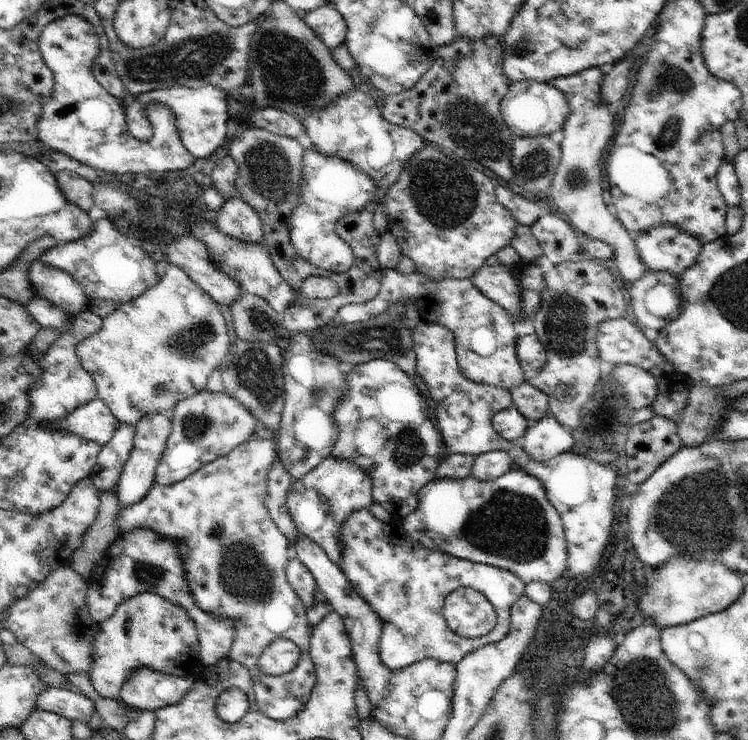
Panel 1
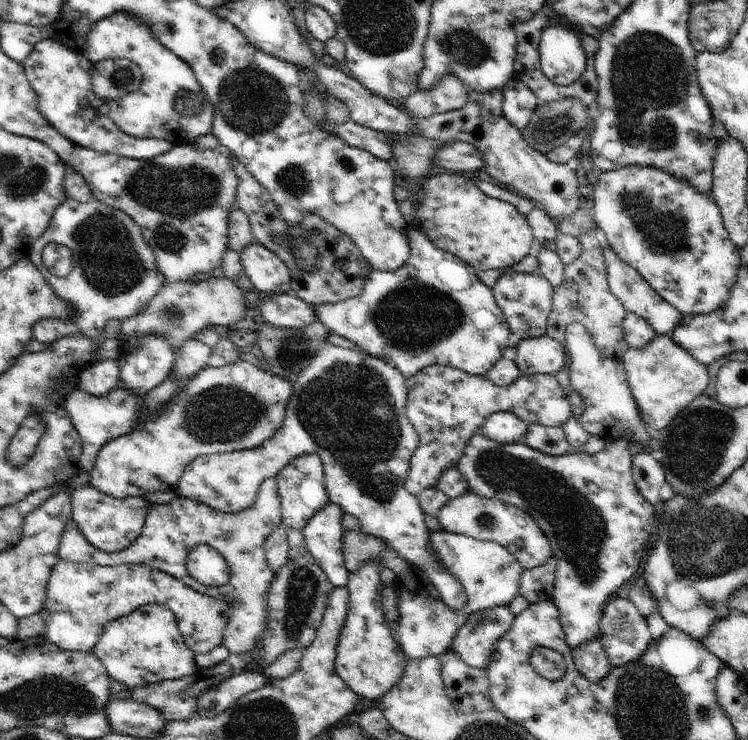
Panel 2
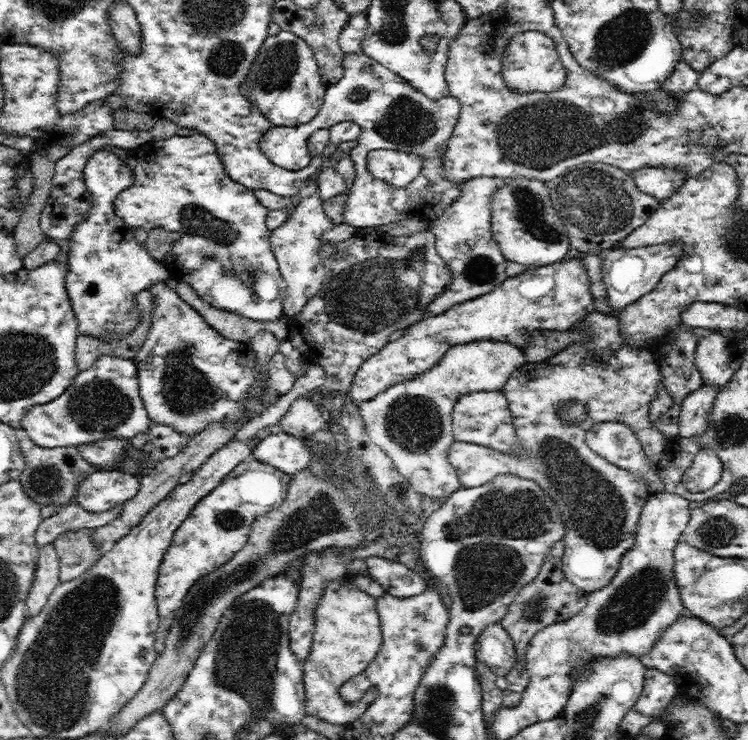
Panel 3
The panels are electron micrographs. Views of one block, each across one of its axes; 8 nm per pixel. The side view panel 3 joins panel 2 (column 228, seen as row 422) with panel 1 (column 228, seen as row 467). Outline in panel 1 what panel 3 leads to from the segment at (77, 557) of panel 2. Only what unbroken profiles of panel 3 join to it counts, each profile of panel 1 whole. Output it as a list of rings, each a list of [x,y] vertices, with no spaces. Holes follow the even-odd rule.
[[[268,436],[257,441],[243,442],[240,446],[236,446],[230,454],[226,454],[226,456],[222,456],[222,458],[218,458],[218,460],[214,460],[214,462],[206,464],[204,468],[200,468],[198,472],[193,472],[192,476],[188,476],[186,480],[182,480],[182,482],[178,482],[178,484],[172,484],[172,486],[160,486],[159,484],[154,483],[154,486],[150,488],[150,492],[148,492],[148,494],[146,494],[146,496],[144,496],[138,504],[128,506],[128,508],[122,508],[122,510],[117,512],[118,520],[116,520],[116,524],[120,526],[120,530],[118,530],[120,534],[132,532],[134,528],[150,528],[150,530],[158,532],[160,536],[168,536],[168,538],[172,538],[176,544],[180,544],[181,549],[185,552],[182,564],[184,564],[184,570],[186,570],[188,586],[190,586],[192,596],[194,596],[194,600],[200,607],[200,610],[202,610],[202,612],[206,612],[206,614],[216,614],[216,616],[222,616],[222,618],[230,618],[230,620],[234,620],[236,636],[234,636],[234,642],[232,642],[229,658],[231,660],[238,661],[240,664],[246,665],[250,669],[253,676],[253,690],[258,710],[260,710],[260,712],[268,718],[288,720],[288,718],[294,718],[298,712],[302,712],[302,710],[304,710],[304,706],[306,706],[306,702],[308,702],[308,698],[310,698],[312,688],[314,688],[317,684],[316,663],[311,659],[310,654],[312,633],[316,631],[316,627],[312,626],[312,624],[308,622],[308,618],[306,618],[308,609],[304,606],[304,604],[302,604],[302,600],[300,600],[300,597],[294,592],[294,589],[286,580],[285,570],[293,555],[291,543],[289,543],[286,536],[278,530],[278,526],[276,526],[274,521],[270,518],[268,509],[264,504],[264,500],[266,500],[266,496],[268,496],[268,474],[274,462],[276,462],[276,458],[276,444],[274,444],[274,441]],[[279,637],[288,638],[288,640],[292,640],[292,642],[295,642],[299,646],[301,650],[301,657],[298,664],[292,671],[280,676],[263,674],[260,670],[258,670],[259,658],[262,656],[264,650],[266,650],[266,646],[268,646],[270,642],[274,642],[274,640]]]

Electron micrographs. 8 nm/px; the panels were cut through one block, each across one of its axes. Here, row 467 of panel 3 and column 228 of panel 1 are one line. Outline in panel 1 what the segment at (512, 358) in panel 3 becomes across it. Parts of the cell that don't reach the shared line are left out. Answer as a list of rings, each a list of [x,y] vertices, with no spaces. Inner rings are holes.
[[[204,389],[192,398],[179,400],[169,415],[172,432],[155,474],[155,483],[160,486],[172,486],[186,480],[206,464],[230,454],[236,446],[248,441],[254,431],[260,430],[256,418],[224,391],[208,392]]]

